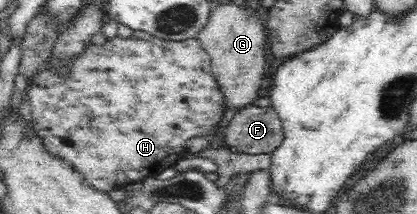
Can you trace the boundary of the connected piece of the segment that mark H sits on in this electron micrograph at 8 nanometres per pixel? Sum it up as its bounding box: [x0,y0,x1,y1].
[27,30,226,191]

